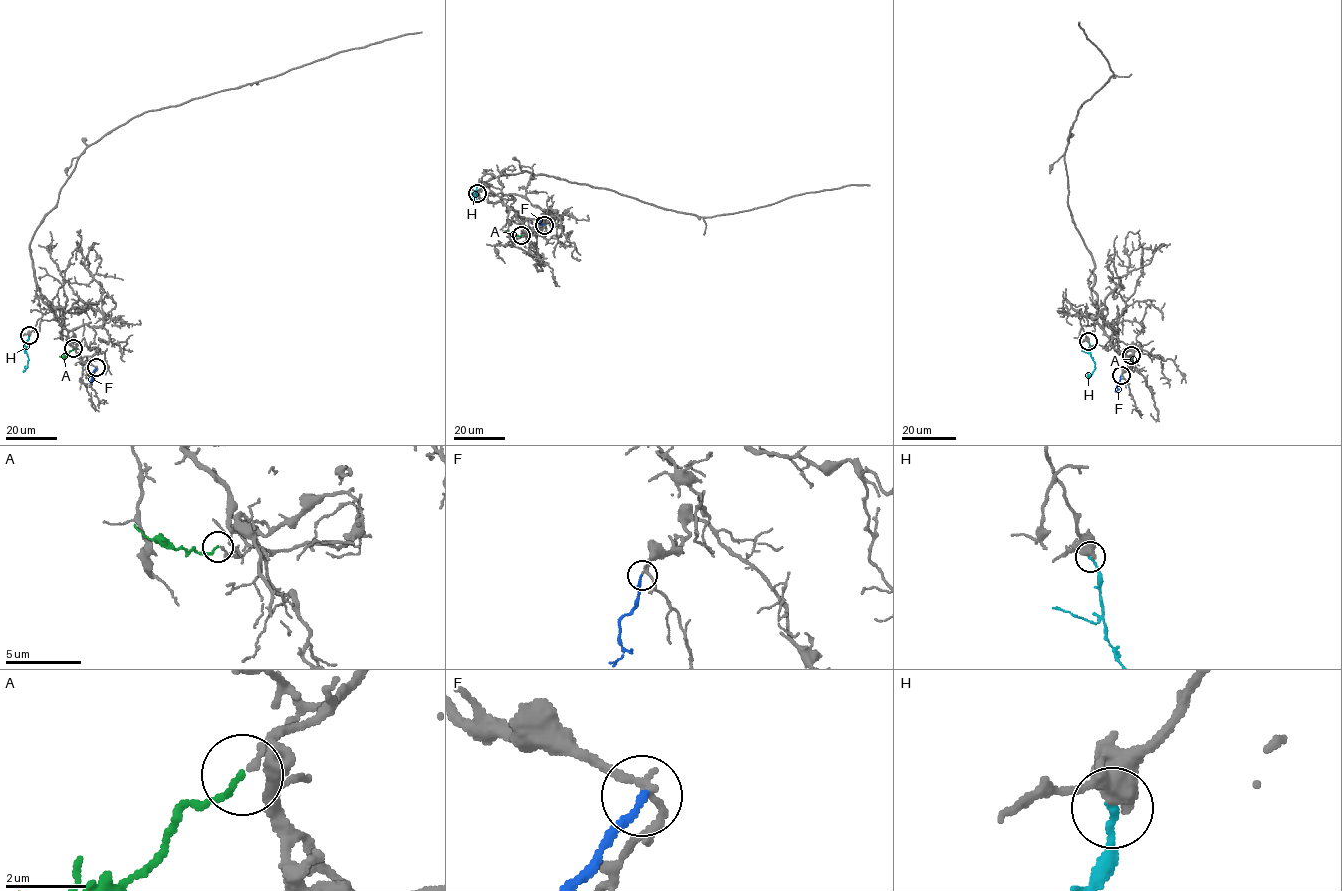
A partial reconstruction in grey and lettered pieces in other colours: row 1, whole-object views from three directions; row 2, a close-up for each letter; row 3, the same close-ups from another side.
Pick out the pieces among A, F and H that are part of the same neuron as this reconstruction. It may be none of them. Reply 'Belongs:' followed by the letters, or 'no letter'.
Belongs: A

